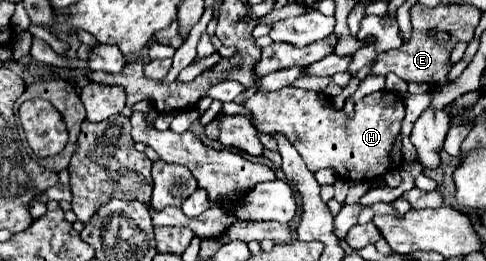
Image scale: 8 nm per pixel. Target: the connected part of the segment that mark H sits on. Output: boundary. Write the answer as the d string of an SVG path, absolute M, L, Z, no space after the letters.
M282 87L278 91L256 91L242 103L264 135L282 133L300 153L306 167L316 173L330 167L344 181L374 181L390 171L390 151L394 149L404 119L404 101L392 91L376 91L356 103L354 117L336 111L326 93Z

